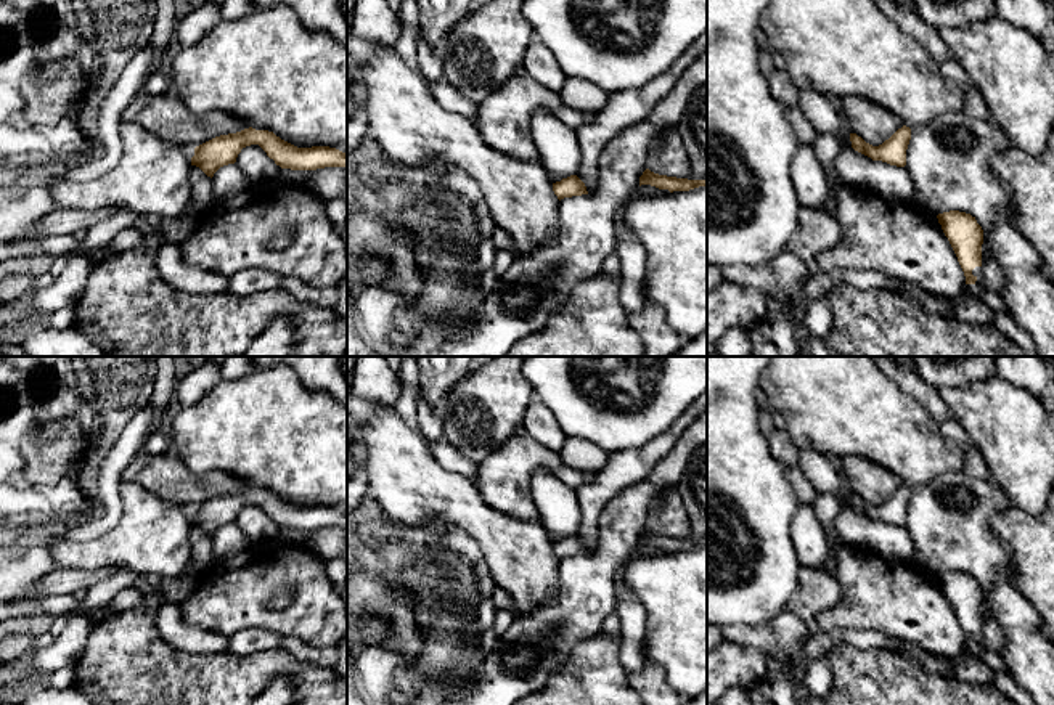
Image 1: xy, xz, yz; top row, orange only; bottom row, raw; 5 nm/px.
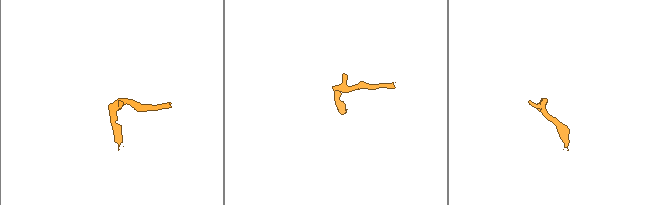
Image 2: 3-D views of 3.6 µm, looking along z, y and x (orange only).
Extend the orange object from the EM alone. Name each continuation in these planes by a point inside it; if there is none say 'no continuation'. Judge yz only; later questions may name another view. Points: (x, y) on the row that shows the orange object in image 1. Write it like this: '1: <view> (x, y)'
1: yz (934, 304)

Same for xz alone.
no continuation

